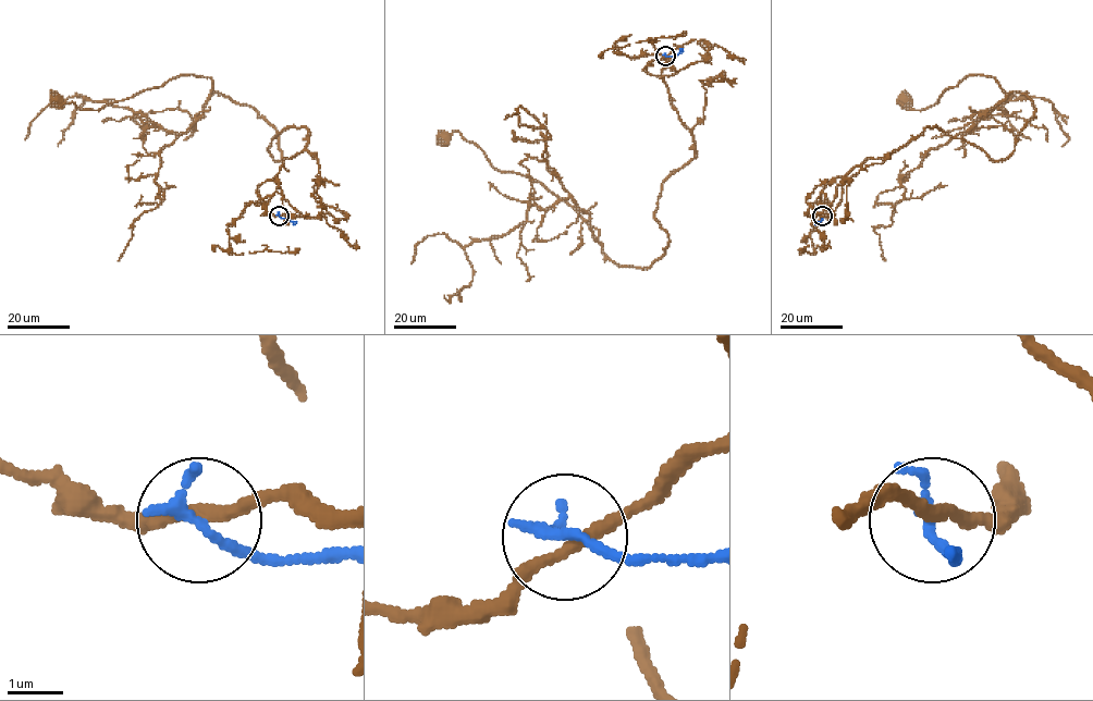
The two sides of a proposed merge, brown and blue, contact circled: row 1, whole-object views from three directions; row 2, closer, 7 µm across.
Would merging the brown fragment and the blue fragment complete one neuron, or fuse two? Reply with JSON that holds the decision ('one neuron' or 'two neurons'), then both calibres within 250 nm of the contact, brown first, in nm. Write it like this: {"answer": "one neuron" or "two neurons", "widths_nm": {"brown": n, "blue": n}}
{"answer": "two neurons", "widths_nm": {"brown": 200, "blue": 180}}

